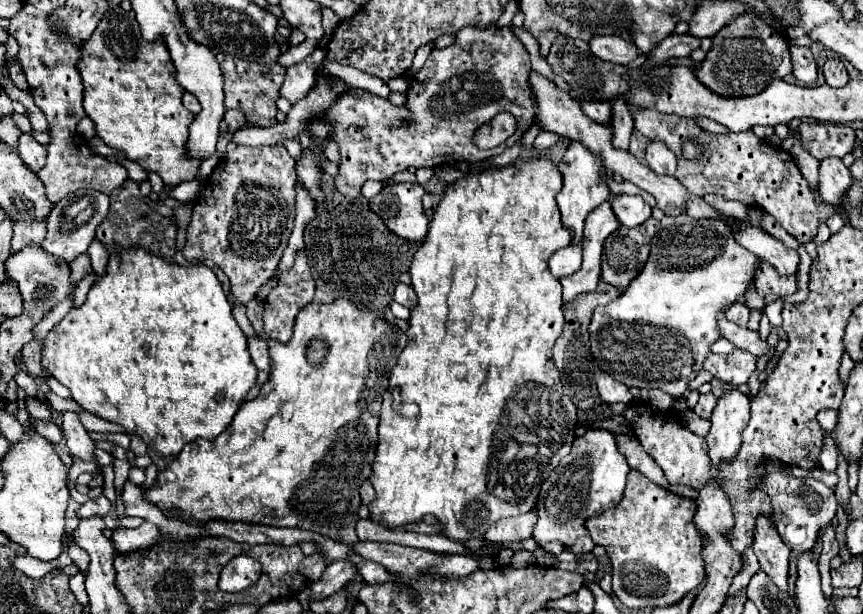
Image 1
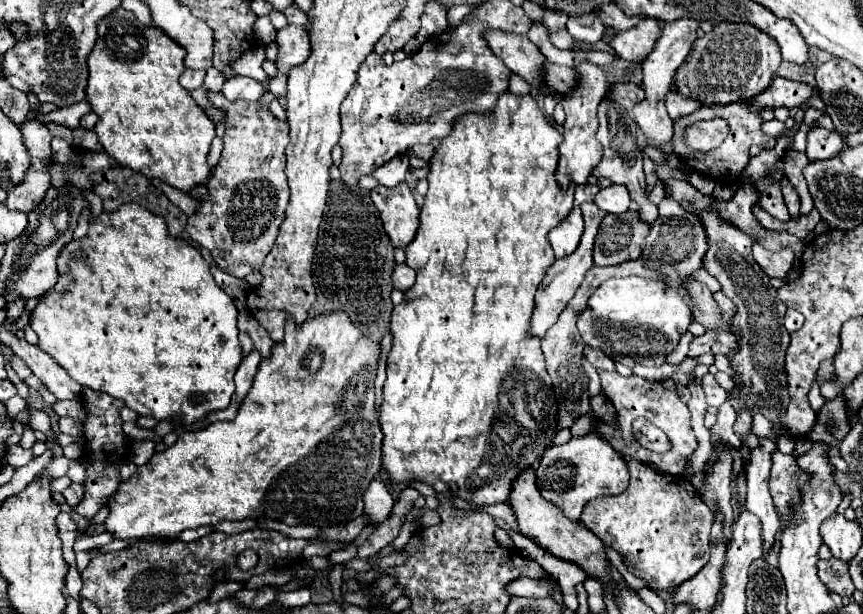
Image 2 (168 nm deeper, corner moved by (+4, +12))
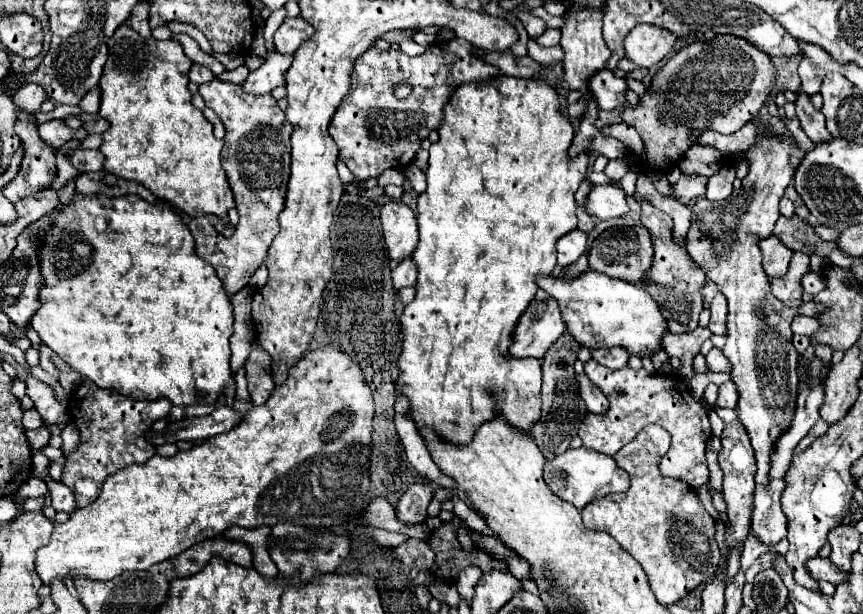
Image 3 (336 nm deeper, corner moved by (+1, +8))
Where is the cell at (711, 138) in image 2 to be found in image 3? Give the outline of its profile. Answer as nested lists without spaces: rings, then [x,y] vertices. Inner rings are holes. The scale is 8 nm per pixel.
[[[718,34],[710,42],[692,42],[674,54],[654,76],[650,92],[638,108],[624,108],[622,118],[638,130],[646,144],[646,162],[652,170],[670,170],[688,150],[692,130],[712,128],[734,134],[752,120],[768,100],[776,82],[776,66],[770,56],[738,36]]]

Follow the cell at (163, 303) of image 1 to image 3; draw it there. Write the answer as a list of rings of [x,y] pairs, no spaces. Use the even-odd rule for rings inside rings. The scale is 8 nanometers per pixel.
[[[74,194],[74,202],[62,206],[62,214],[58,216],[56,224],[52,226],[50,236],[46,236],[44,244],[40,246],[42,252],[42,274],[44,274],[44,288],[40,292],[40,308],[30,318],[32,328],[38,332],[40,340],[52,348],[70,368],[80,372],[84,378],[92,380],[98,388],[116,390],[128,398],[136,400],[158,400],[166,398],[172,406],[196,406],[196,404],[218,404],[224,398],[226,406],[234,402],[236,384],[234,374],[230,368],[230,336],[234,334],[234,314],[230,298],[218,280],[216,272],[200,260],[194,248],[194,238],[190,230],[182,224],[180,216],[172,212],[170,206],[154,206],[140,196],[120,196],[108,200],[108,196],[82,196]]]

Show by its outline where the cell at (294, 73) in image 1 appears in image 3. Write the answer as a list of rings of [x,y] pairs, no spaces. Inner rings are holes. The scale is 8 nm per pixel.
[[[300,16],[286,18],[274,34],[274,46],[282,54],[294,54],[306,40],[310,40],[312,34],[314,34],[314,28],[306,24]]]

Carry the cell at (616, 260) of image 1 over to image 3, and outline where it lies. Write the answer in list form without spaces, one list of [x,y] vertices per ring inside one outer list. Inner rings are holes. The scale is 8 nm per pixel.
[[[626,226],[626,228],[604,230],[592,242],[588,262],[590,262],[590,268],[596,270],[596,272],[602,272],[606,276],[620,278],[620,280],[636,284],[650,270],[652,256],[654,256],[654,252],[652,252],[652,240],[650,240],[648,230],[644,226]]]

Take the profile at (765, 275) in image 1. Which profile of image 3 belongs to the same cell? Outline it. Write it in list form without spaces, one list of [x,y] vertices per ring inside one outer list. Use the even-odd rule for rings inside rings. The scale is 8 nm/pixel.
[[[774,234],[768,236],[766,240],[760,242],[760,250],[762,250],[762,266],[764,272],[770,278],[780,278],[788,272],[788,264],[792,260],[792,250],[786,248],[782,244],[782,240],[778,240]]]

